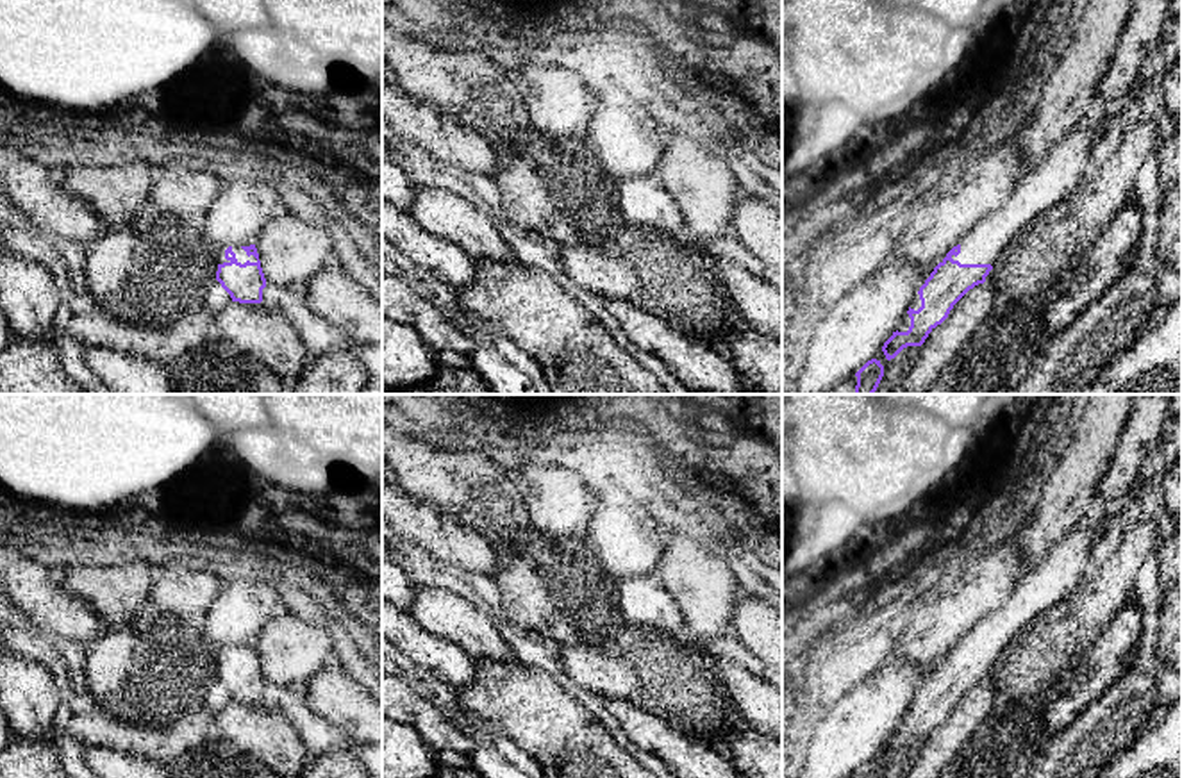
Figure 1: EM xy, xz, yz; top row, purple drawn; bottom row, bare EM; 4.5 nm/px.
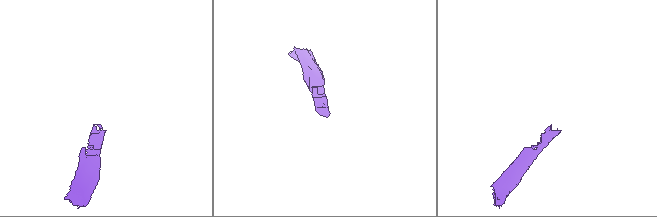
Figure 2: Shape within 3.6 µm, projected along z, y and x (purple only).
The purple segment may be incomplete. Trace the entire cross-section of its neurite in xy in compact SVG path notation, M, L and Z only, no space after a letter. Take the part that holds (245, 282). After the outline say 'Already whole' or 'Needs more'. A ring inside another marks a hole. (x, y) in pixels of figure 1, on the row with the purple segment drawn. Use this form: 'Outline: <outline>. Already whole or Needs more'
Outline: M255 244L229 246L218 252L214 266L216 280L230 294L232 302L261 303L266 278Z. Needs more

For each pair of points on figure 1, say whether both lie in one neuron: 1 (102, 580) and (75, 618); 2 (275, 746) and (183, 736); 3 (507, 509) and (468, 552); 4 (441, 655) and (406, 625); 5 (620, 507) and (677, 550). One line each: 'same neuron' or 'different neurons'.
1: different neurons
2: different neurons
3: different neurons
4: same neuron
5: different neurons

